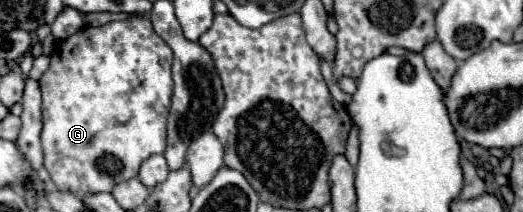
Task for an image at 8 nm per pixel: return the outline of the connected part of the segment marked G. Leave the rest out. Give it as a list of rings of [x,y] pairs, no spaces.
[[[144,16],[114,20],[114,22],[96,26],[96,28],[86,26],[56,46],[56,50],[52,54],[50,68],[40,78],[40,88],[42,88],[42,134],[40,134],[40,140],[42,140],[42,148],[44,148],[44,166],[50,172],[52,182],[58,190],[70,190],[78,196],[94,194],[94,192],[112,192],[112,188],[116,184],[138,176],[138,168],[146,158],[150,158],[152,154],[164,152],[164,148],[166,148],[166,118],[168,118],[170,98],[172,98],[172,88],[174,88],[170,66],[172,66],[170,46],[154,32],[150,20]]]

